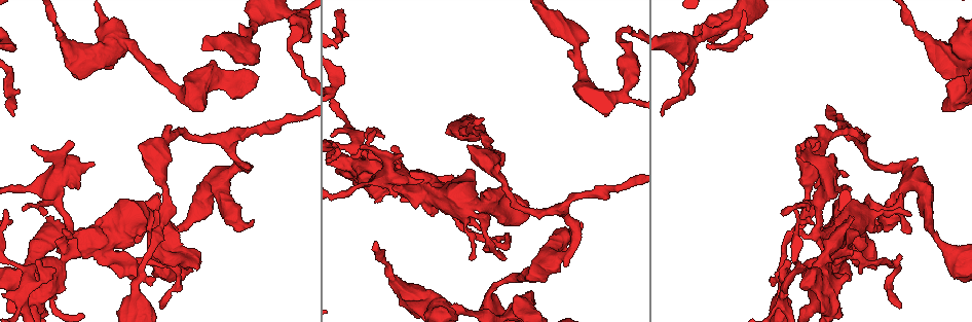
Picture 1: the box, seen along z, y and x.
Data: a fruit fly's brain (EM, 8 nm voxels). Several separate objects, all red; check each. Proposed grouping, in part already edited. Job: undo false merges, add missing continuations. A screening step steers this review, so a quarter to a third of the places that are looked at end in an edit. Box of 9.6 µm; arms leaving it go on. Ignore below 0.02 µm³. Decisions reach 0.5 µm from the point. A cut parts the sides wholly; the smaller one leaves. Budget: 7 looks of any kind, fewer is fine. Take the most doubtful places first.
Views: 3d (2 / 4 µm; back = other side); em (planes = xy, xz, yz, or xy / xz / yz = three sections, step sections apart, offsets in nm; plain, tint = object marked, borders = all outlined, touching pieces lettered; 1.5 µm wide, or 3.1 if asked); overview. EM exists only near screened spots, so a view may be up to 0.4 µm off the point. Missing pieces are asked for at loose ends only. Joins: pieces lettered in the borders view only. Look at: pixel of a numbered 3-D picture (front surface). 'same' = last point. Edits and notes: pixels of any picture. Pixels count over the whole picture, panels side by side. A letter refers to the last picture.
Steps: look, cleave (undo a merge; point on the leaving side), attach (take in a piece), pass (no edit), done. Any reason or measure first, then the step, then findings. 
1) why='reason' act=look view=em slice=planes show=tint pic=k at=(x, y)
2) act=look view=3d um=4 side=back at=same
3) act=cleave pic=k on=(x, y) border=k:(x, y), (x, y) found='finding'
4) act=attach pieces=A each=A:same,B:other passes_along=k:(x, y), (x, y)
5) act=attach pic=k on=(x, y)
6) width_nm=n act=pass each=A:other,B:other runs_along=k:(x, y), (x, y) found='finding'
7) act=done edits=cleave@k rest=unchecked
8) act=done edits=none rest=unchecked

act=look view=em slice=xy step=4 show=plain pic=1 at=(163, 308)

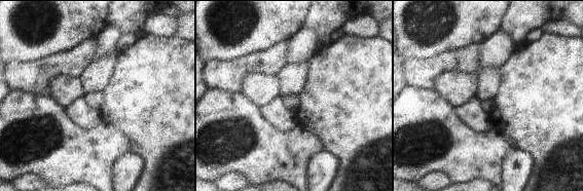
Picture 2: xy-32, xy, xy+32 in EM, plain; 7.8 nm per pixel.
act=look view=em slice=xy step=4 show=borders at=same

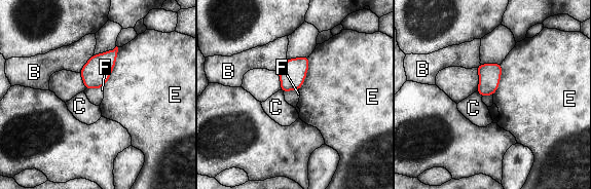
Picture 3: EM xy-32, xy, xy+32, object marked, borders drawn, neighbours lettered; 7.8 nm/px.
width_nm=160 act=pass each=B:other,C:other,E:other,F:other border=3:(118, 47), (113, 70), (103, 87) found='no lettered piece goes on from it'

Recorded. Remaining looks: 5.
why='stops while still wide' act=look view=em slice=yz step=4 show=tint pic=1 at=(422, 179)

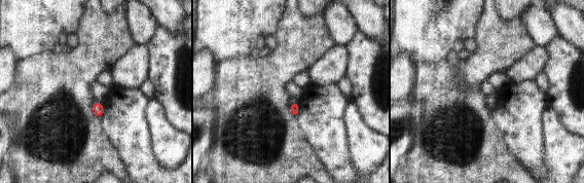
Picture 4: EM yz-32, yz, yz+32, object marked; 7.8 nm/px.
why='cut it another way' act=look view=em slice=planes show=tint at=same

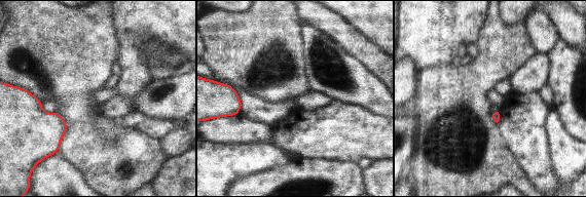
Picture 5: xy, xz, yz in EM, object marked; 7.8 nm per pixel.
act=look view=em slice=planes show=borders at=same

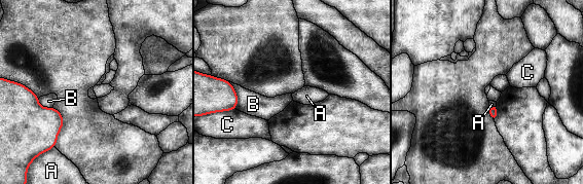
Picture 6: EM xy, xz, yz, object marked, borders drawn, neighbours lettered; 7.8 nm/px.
act=pass each=A:other,B:other,C:other border=6:(53, 146), (37, 155) found='no lettered piece goes on from it'

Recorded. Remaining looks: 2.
why='an open end' act=look view=em slice=xy step=4 show=tint pic=1 at=(797, 147)

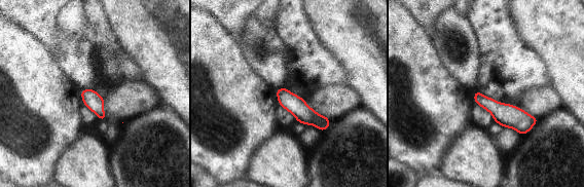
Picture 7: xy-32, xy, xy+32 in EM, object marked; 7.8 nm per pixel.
why='another direction' act=look view=em slice=xz step=8 show=borders at=same

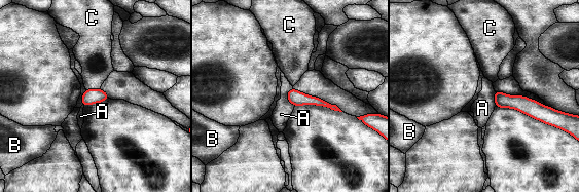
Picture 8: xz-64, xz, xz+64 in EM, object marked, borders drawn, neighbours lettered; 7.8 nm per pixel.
act=pass each=A:other,B:other,C:other border=8:(100, 87), (85, 89) found='none of them fits'

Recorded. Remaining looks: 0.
act=done edits=none rest=unchecked

